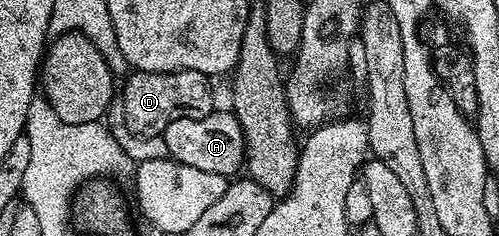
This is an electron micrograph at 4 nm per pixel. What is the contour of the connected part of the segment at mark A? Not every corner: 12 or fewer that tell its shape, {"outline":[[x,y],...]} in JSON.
{"outline":[[234,112],[173,119],[166,156],[235,175],[245,161]]}

